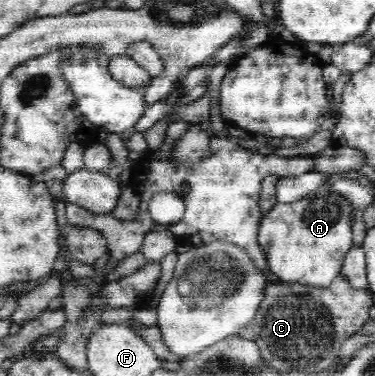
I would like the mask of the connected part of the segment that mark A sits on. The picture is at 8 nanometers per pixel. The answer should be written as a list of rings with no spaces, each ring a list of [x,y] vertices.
[[[334,190],[324,197],[311,195],[296,202],[276,203],[259,226],[259,245],[266,250],[273,280],[322,288],[340,276],[343,260],[353,245],[351,226],[355,210]]]

